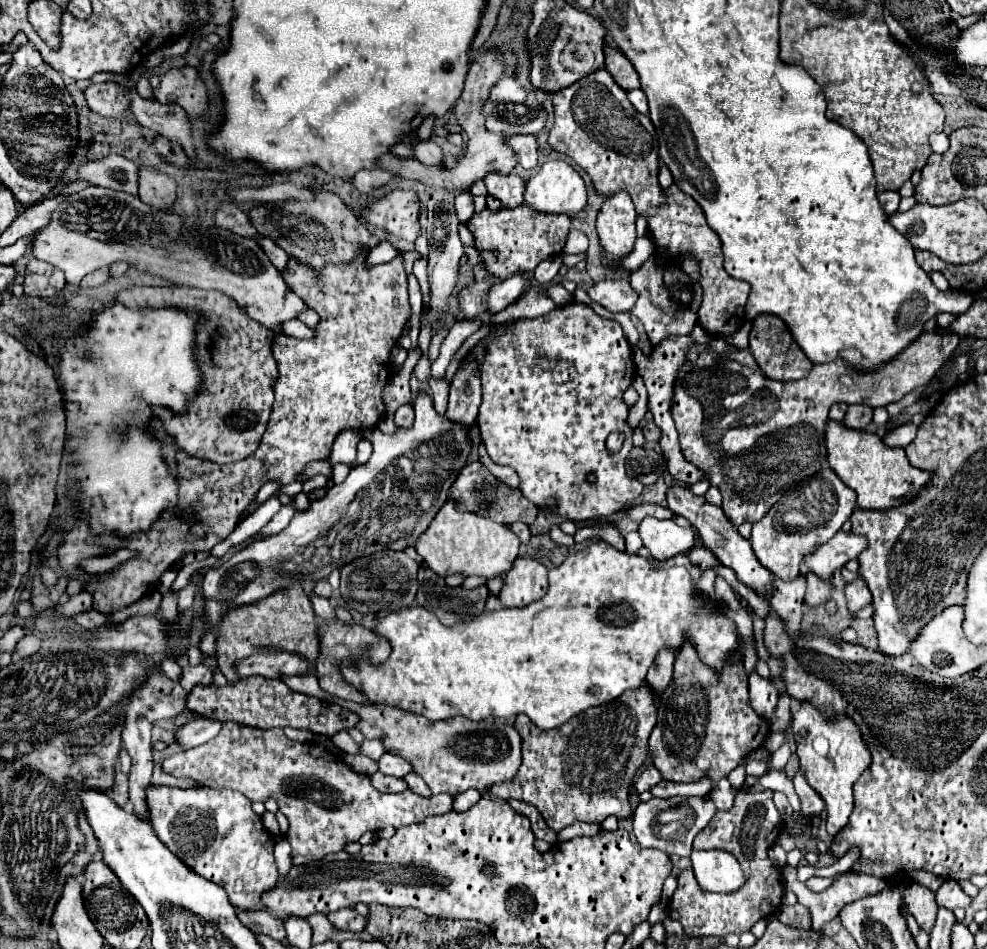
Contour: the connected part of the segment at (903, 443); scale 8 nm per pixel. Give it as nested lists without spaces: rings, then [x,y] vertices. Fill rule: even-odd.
[[[906,424],[906,426],[900,426],[900,430],[892,430],[890,434],[884,436],[884,444],[886,446],[900,446],[900,448],[906,448],[914,438],[916,438],[916,426],[914,424]]]

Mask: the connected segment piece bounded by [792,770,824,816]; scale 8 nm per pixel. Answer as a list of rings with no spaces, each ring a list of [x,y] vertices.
[[[802,770],[796,772],[796,776],[792,778],[792,782],[794,782],[796,794],[800,796],[802,812],[804,812],[806,816],[810,816],[810,814],[820,814],[820,810],[824,808],[824,800],[822,800],[822,796],[818,796],[818,792],[806,782],[806,776],[802,774]]]

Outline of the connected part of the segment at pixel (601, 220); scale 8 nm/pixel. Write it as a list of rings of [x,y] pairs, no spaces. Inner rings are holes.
[[[616,192],[602,204],[596,220],[600,244],[604,252],[604,266],[616,268],[616,260],[634,248],[636,238],[636,210],[630,194]]]

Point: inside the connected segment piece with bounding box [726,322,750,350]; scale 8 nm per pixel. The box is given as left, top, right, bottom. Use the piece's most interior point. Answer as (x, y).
(739, 339)

